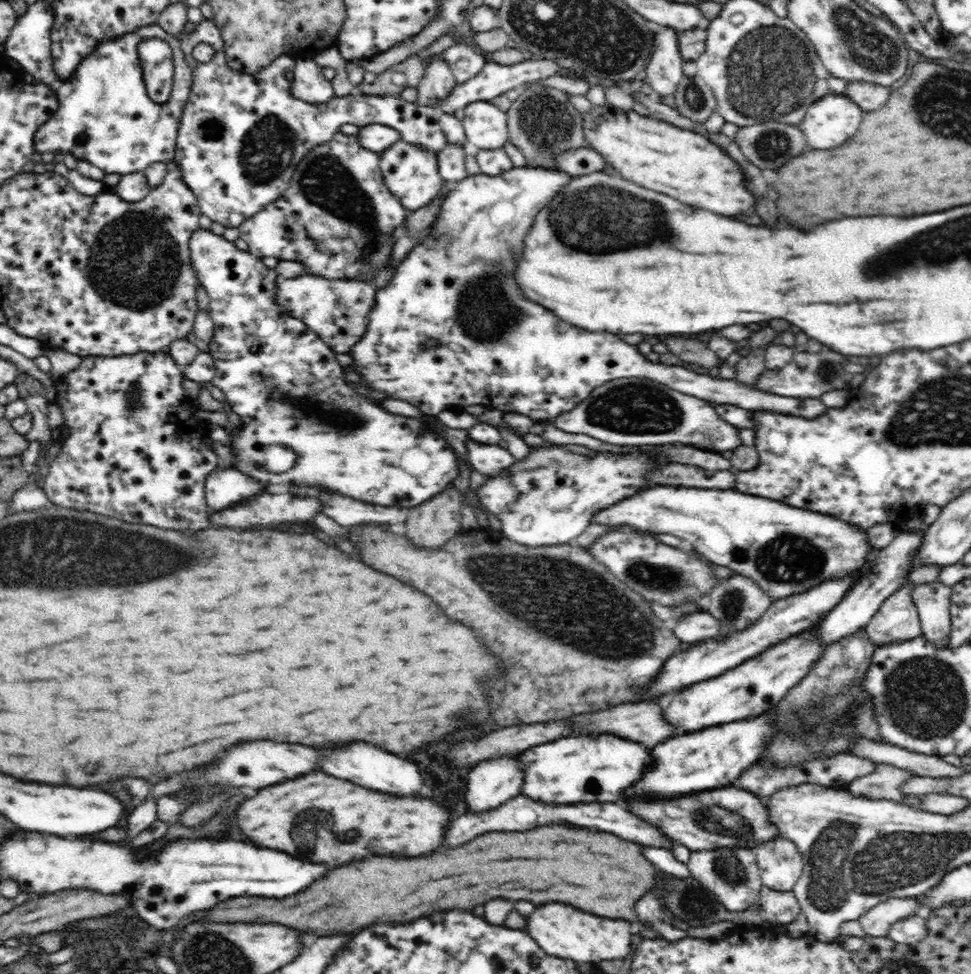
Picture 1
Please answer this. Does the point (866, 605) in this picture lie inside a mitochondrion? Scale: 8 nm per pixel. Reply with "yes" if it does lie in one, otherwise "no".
no

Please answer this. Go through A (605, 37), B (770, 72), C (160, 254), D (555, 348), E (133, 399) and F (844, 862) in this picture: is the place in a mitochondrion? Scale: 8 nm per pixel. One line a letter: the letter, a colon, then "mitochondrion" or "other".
A: mitochondrion
B: mitochondrion
C: mitochondrion
D: other
E: mitochondrion
F: mitochondrion

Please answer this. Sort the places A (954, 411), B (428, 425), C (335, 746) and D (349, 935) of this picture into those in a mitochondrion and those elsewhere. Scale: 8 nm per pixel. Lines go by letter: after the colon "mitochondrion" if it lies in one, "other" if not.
A: mitochondrion
B: other
C: other
D: other

